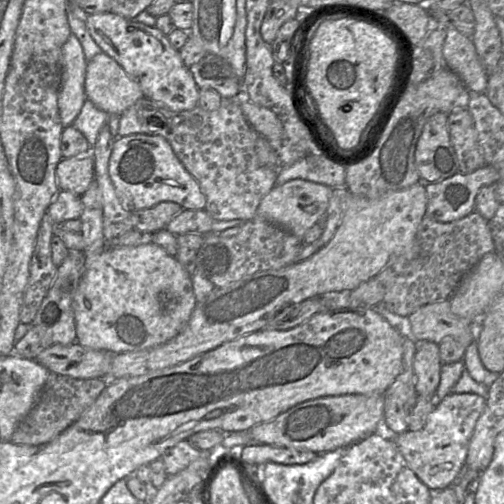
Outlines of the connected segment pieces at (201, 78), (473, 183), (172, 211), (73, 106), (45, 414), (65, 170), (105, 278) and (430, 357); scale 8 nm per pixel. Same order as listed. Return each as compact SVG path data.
M207 54L189 70L199 89L213 89L223 99L234 98L243 91L243 80L235 76L229 63L220 56Z
M486 165L470 174L457 173L440 182L427 184L425 216L439 223L460 220L475 211L479 190L498 181L498 171Z
M161 202L151 208L132 212L134 229L155 233L164 229L182 211L183 208L177 203Z
M72 33L62 47L61 85L58 108L63 127L73 124L86 100L87 60L78 38Z
M50 372L37 403L18 425L10 441L31 446L51 442L76 422L95 402L106 387L106 383L106 378L77 379Z
M89 152L83 156L63 158L57 165L56 177L60 191L82 196L95 179L95 161Z
M152 243L136 247L107 246L99 255L85 258L84 273L72 302L76 342L83 347L115 354L149 349L179 334L196 304L192 276L160 246Z
M417 341L413 359L415 376L415 391L417 395L432 397L440 382L442 362L439 355L439 346L430 341Z

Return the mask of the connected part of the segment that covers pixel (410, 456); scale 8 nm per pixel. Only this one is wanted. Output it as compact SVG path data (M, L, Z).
M450 393L429 414L425 426L418 431L407 430L390 436L405 458L410 469L431 491L449 487L465 466L468 447L475 425L486 406L486 399L474 393Z

